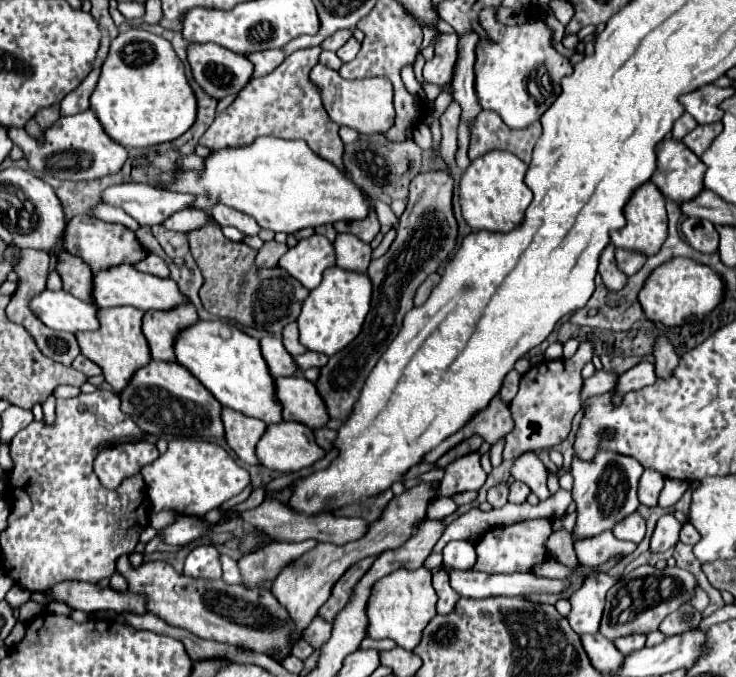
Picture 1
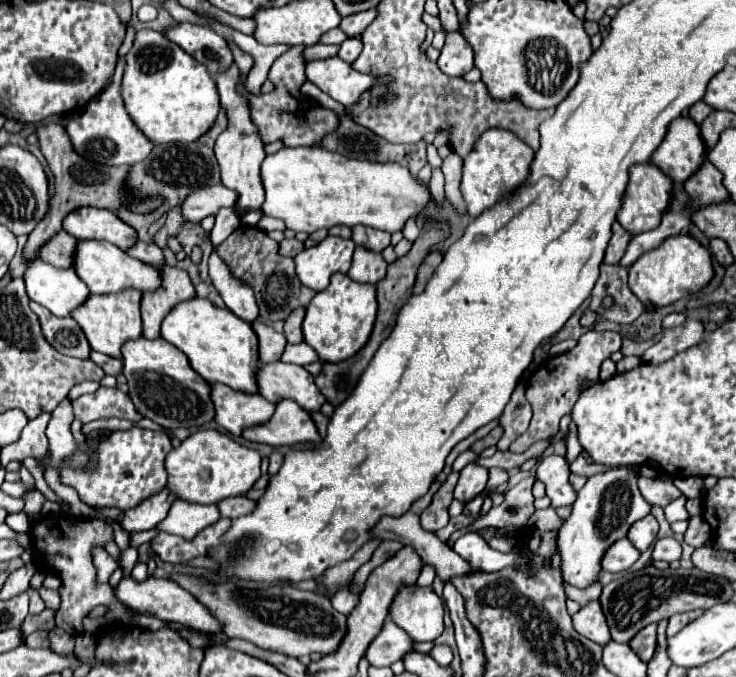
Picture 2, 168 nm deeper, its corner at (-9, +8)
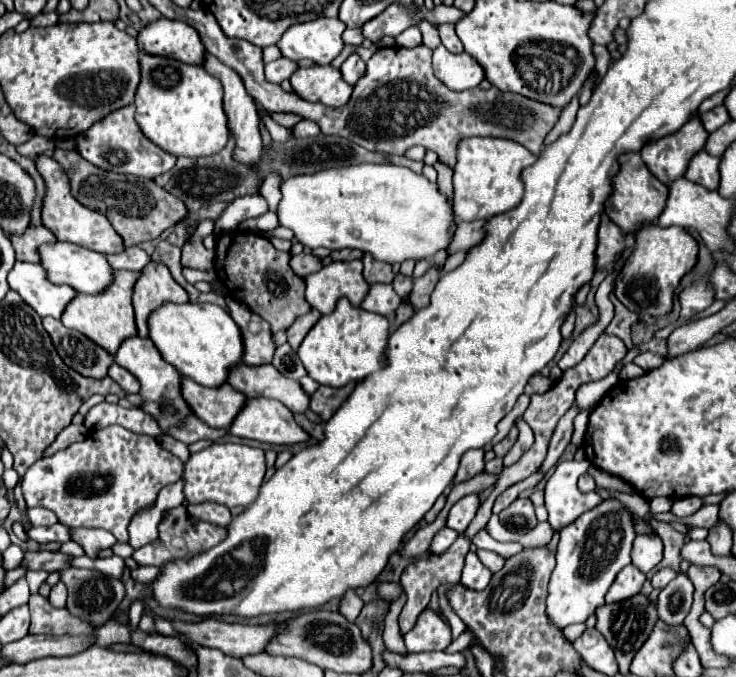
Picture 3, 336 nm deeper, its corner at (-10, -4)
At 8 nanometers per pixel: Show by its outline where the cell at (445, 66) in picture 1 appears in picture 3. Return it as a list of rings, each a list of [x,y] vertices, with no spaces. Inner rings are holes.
[[[439,46],[433,52],[433,70],[435,76],[451,90],[475,88],[483,78],[483,68],[467,54],[451,54],[445,46]]]

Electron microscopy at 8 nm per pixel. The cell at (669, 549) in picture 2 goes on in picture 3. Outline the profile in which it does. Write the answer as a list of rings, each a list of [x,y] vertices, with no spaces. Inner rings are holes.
[[[661,568],[661,570],[657,570],[655,576],[651,578],[651,584],[653,584],[653,588],[665,588],[675,576],[677,576],[675,570],[671,570],[671,568]]]

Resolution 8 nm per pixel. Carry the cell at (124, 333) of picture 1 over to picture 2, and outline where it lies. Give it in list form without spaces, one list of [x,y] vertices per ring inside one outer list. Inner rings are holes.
[[[126,288],[118,294],[98,294],[90,296],[86,304],[80,304],[72,310],[72,318],[80,324],[86,338],[90,340],[92,350],[120,358],[120,348],[126,340],[136,340],[142,336],[142,320],[140,320],[140,290]]]

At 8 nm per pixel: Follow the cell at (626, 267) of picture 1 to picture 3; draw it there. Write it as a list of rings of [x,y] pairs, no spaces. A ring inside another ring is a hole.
[[[705,150],[697,152],[685,172],[685,178],[705,186],[707,190],[719,188],[719,158],[709,156]]]

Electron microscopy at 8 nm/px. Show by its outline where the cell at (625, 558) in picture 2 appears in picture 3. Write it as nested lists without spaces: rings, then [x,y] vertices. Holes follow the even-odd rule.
[[[629,564],[627,568],[623,568],[623,572],[619,572],[619,576],[615,578],[615,584],[609,588],[605,600],[609,604],[627,600],[627,598],[635,596],[637,592],[641,592],[643,582],[645,582],[645,574],[639,572],[639,568],[635,568],[633,564]]]

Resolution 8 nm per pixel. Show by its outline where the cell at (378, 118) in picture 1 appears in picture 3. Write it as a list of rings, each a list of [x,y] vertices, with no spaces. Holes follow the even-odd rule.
[[[311,66],[299,68],[291,76],[291,86],[295,94],[309,102],[321,102],[331,108],[341,108],[349,102],[351,84],[347,84],[339,70],[331,66]]]

